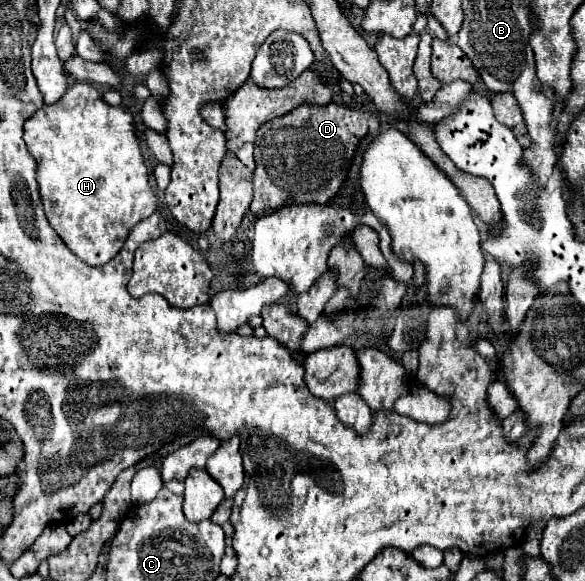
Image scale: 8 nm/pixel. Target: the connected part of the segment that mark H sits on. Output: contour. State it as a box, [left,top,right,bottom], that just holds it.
[23,82,157,266]

